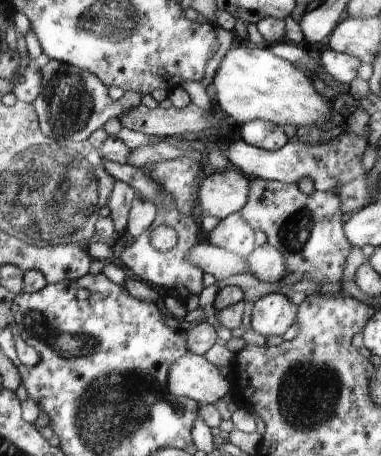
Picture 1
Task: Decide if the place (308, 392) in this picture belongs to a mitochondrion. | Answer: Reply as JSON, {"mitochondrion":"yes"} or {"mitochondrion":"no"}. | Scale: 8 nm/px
{"mitochondrion":"yes"}

